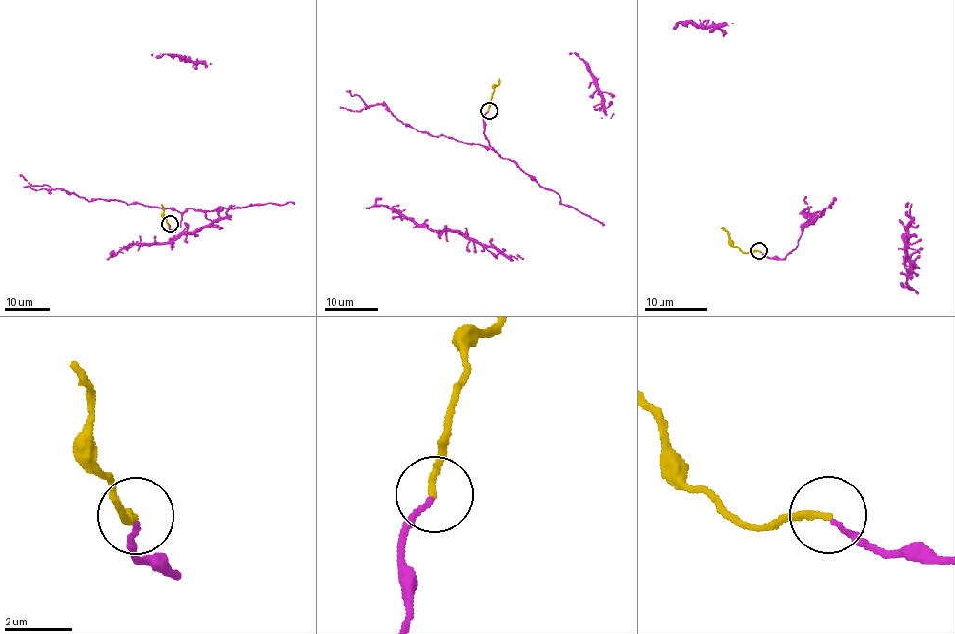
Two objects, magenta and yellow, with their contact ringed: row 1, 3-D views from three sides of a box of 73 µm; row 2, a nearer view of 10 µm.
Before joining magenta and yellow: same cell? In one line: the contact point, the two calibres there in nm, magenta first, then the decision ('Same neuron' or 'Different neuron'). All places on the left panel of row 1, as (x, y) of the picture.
Place: (170, 224). Thickness 150 nm (magenta) against 190 nm. Same neuron

